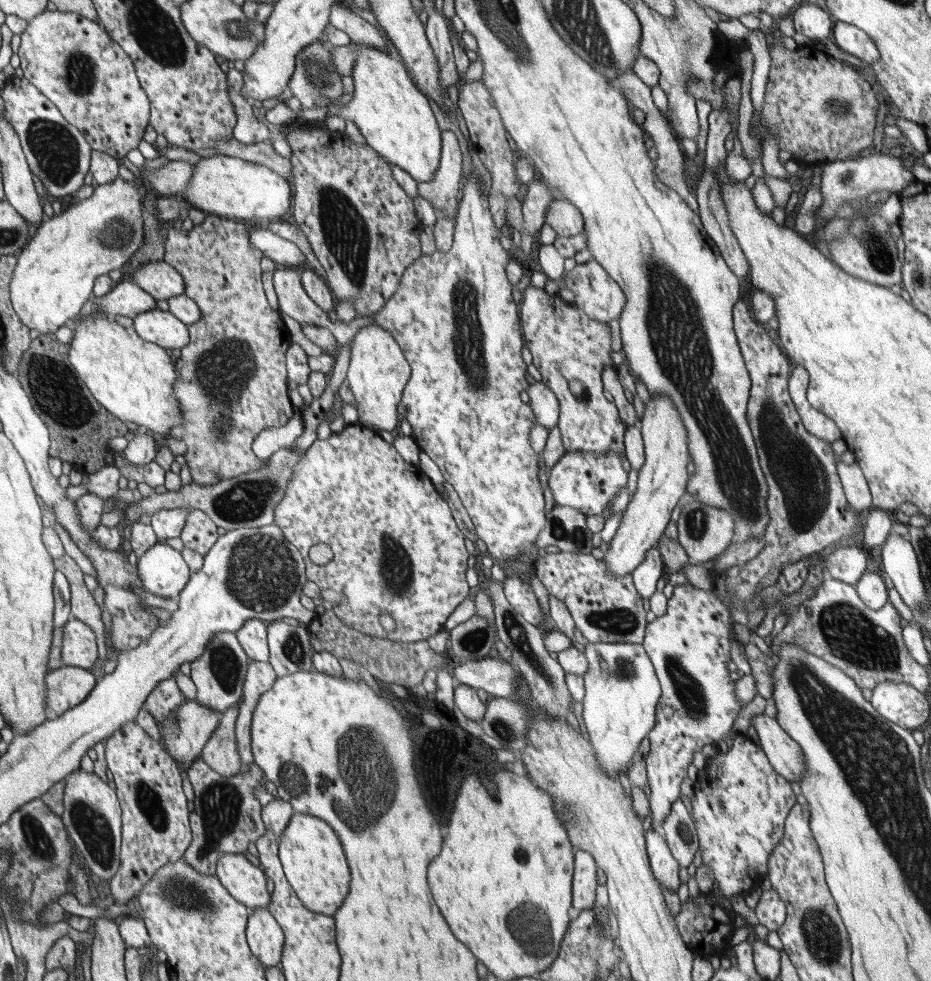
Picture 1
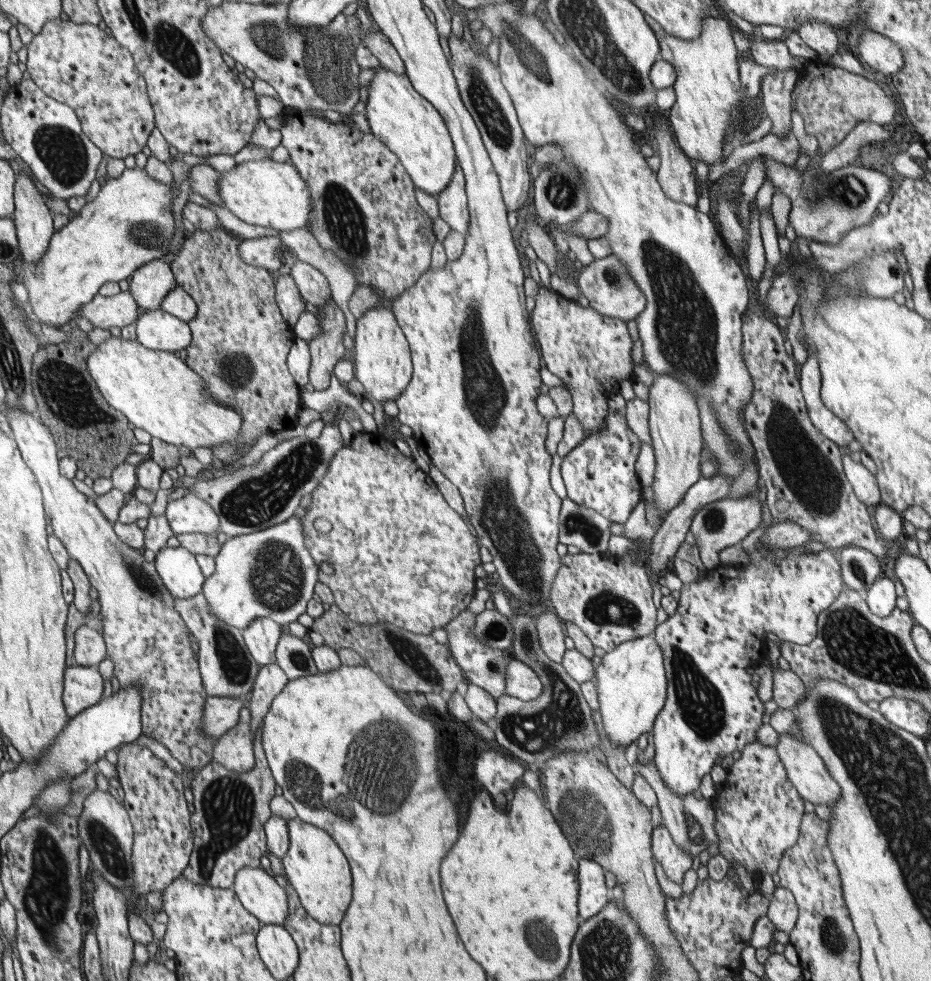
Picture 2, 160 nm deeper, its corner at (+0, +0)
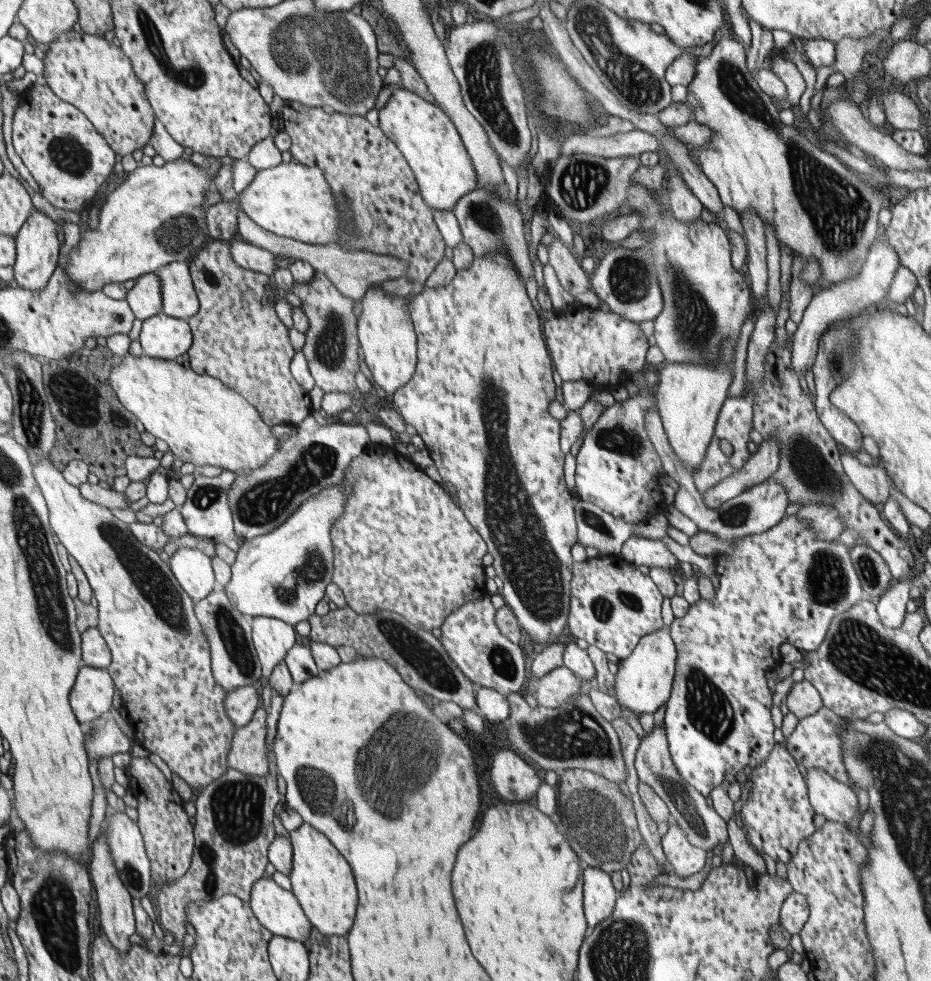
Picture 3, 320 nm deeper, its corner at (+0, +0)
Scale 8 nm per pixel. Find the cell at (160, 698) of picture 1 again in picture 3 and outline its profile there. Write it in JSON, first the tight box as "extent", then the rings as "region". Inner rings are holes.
{"extent":[35,458,238,789],"region":[[[43,458],[43,460],[36,460],[36,462],[35,475],[39,479],[40,486],[43,487],[44,498],[47,498],[48,506],[51,507],[51,526],[55,529],[56,536],[60,539],[60,542],[64,543],[70,557],[74,557],[83,568],[92,587],[94,598],[98,601],[97,610],[99,615],[96,628],[100,630],[103,638],[107,640],[112,655],[111,664],[106,669],[110,672],[111,678],[115,682],[115,687],[120,691],[120,696],[124,700],[123,714],[133,727],[136,743],[150,751],[151,754],[158,755],[168,764],[171,772],[178,774],[191,788],[202,789],[208,786],[208,784],[214,782],[217,778],[222,777],[227,772],[227,769],[230,768],[230,763],[227,759],[228,754],[231,753],[232,741],[234,740],[235,733],[238,732],[238,727],[227,715],[227,691],[219,683],[215,682],[215,671],[211,663],[210,640],[207,639],[206,632],[203,631],[199,619],[196,618],[194,610],[195,600],[176,580],[170,563],[162,560],[159,552],[152,550],[151,547],[140,542],[135,537],[128,523],[119,520],[108,507],[92,502],[91,499],[84,498],[79,487],[72,486],[72,483],[69,483],[63,477],[63,473],[54,467],[51,458]]]}

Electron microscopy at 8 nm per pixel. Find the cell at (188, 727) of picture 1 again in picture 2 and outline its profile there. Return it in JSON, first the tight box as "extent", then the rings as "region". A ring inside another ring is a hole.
{"extent":[203,697,245,739],"region":[[[207,697],[204,705],[203,731],[213,739],[218,739],[239,724],[245,698]]]}

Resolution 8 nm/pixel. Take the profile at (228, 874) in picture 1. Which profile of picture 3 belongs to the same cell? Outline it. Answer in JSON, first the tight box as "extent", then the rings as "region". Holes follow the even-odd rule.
{"extent":[249,876,314,942],"region":[[[264,876],[252,887],[249,900],[255,917],[274,936],[285,936],[306,942],[314,924],[300,906],[299,900],[280,887],[271,876]]]}

